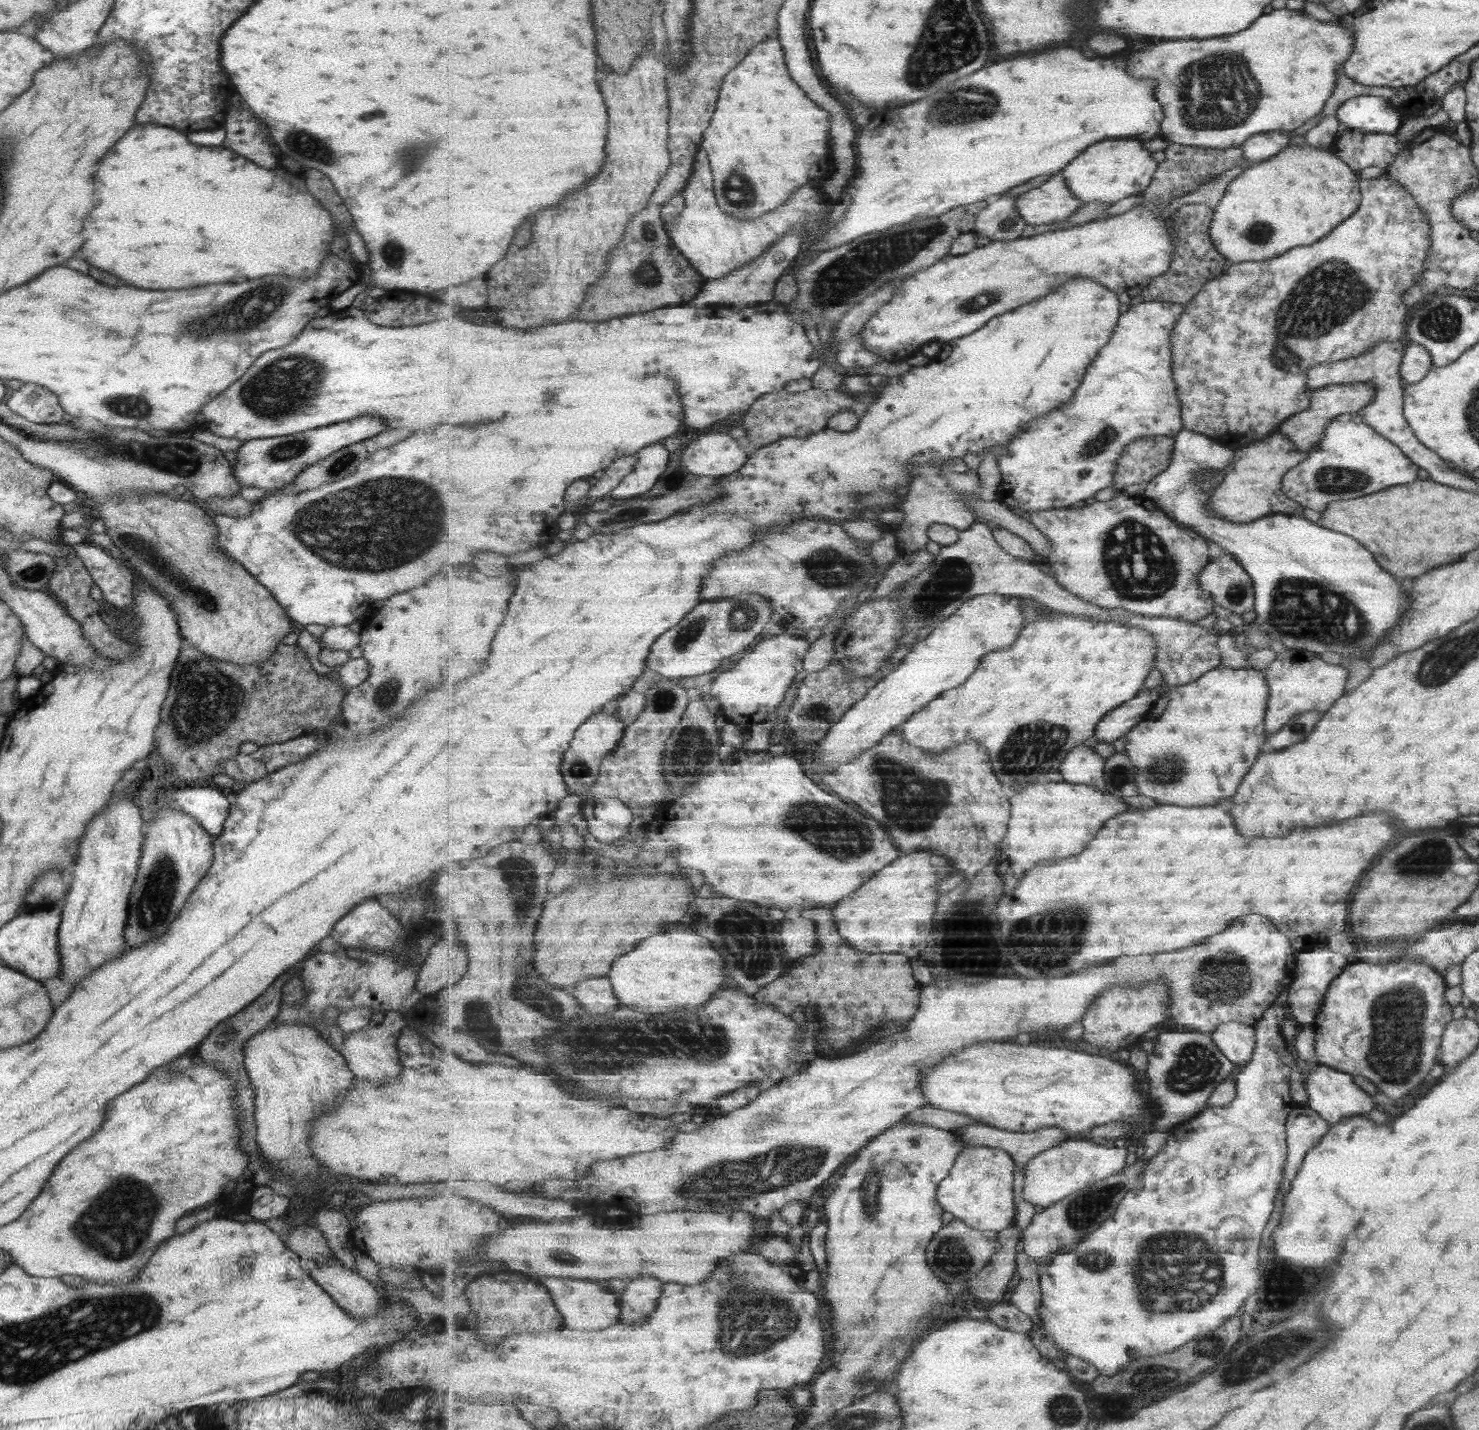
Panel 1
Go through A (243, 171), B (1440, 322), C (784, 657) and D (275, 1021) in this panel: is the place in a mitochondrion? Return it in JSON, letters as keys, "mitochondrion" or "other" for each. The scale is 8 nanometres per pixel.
{"A":"other","B":"mitochondrion","C":"other","D":"other"}

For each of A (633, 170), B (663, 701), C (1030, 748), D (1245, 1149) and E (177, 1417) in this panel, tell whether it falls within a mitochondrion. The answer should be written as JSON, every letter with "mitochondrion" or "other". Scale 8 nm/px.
{"A":"other","B":"mitochondrion","C":"mitochondrion","D":"other","E":"other"}

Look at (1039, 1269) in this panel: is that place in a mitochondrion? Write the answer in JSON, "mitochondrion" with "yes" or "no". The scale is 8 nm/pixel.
{"mitochondrion":"no"}

